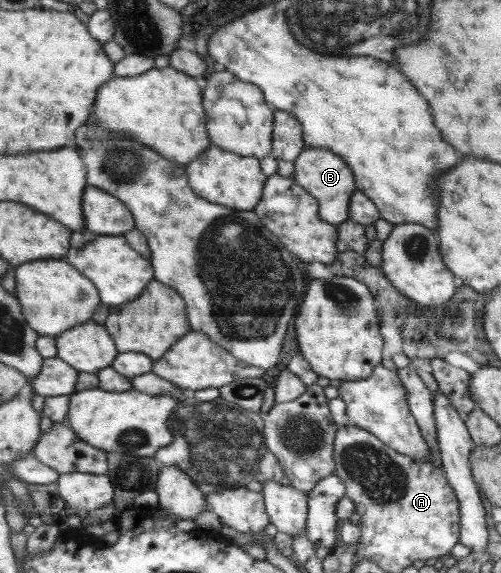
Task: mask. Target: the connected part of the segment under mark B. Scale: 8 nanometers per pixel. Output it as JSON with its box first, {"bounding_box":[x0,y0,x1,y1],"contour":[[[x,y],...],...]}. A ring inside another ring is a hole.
{"bounding_box":[291,147,356,225],"contour":[[[309,147],[300,152],[299,158],[295,159],[293,164],[294,172],[291,176],[320,202],[321,218],[335,225],[347,221],[356,178],[344,158],[329,149]]]}

